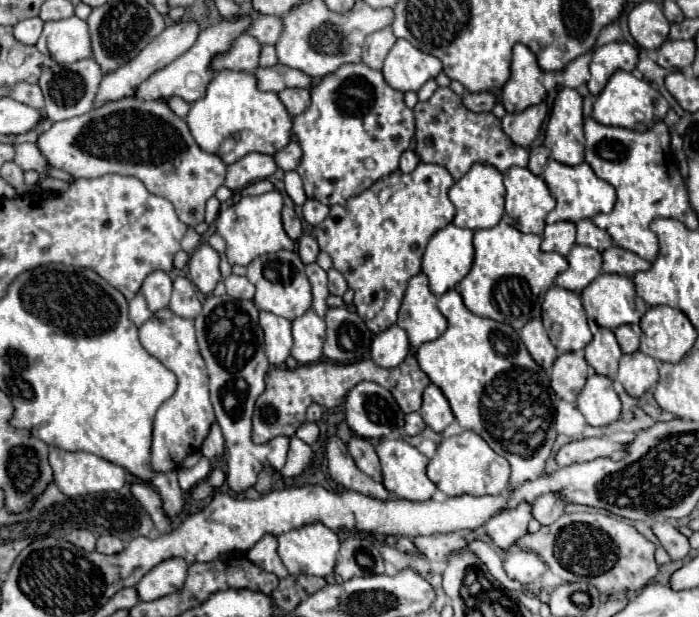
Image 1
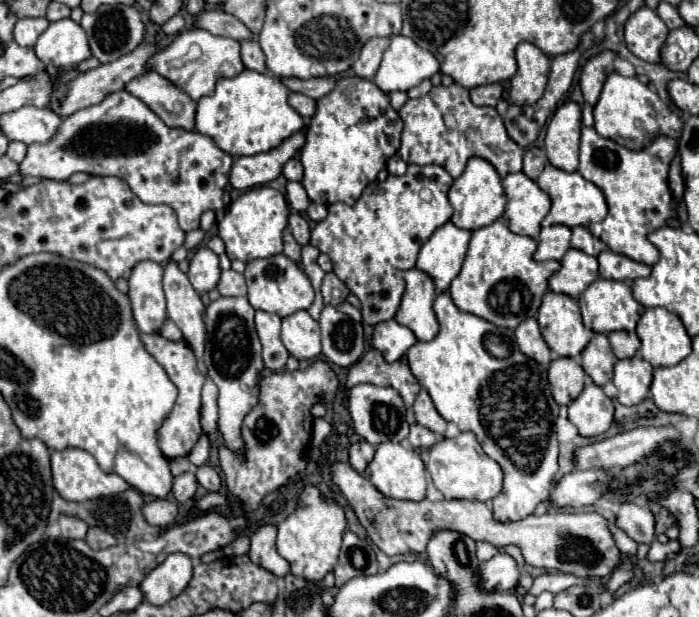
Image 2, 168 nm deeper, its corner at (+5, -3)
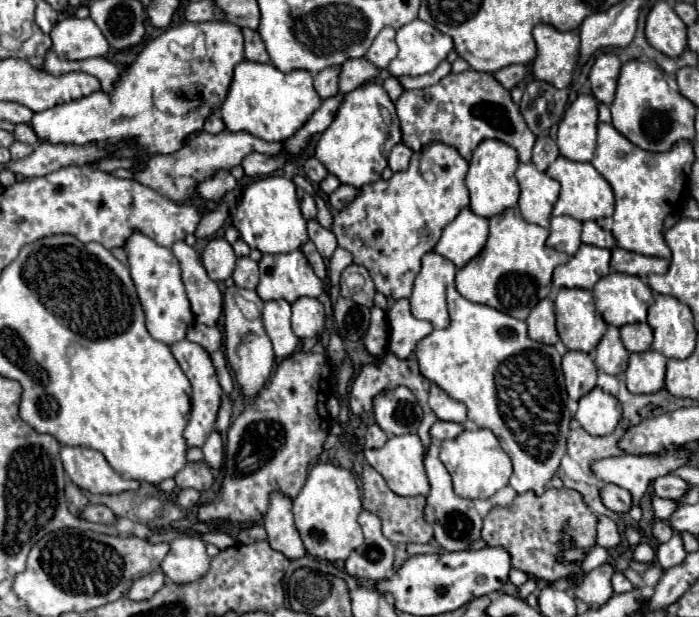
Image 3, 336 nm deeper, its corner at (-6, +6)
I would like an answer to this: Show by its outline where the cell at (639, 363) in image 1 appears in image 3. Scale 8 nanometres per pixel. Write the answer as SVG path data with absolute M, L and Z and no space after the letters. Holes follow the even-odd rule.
M640 352L630 354L628 370L626 370L626 386L634 394L652 394L664 388L666 376L666 358L656 352Z

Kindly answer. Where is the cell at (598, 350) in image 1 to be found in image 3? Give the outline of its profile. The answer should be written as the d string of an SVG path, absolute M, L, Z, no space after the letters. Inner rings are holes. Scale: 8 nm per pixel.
M608 326L604 338L596 346L596 368L606 374L622 374L628 368L628 358L630 352L624 348L618 328Z

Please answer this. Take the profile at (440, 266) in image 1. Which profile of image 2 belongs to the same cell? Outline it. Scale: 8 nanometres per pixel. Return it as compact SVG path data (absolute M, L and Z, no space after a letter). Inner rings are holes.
M449 221L441 225L421 247L417 269L433 279L437 295L445 293L449 289L449 283L461 271L469 239L471 231L459 229Z

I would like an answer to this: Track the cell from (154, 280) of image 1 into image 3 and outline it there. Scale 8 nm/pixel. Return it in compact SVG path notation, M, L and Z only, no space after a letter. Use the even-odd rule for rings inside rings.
M134 230L124 244L124 250L128 254L130 274L138 292L138 298L142 302L144 314L146 314L146 328L152 338L172 346L186 338L186 330L194 326L194 314L190 310L190 300L186 296L182 276L180 276L180 264L172 256L170 248L156 244L152 238L142 234L140 230Z

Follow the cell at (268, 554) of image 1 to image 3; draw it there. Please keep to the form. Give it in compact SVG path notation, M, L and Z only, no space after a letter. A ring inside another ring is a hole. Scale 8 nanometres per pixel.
M278 488L270 494L270 506L264 516L264 528L268 532L268 542L286 558L296 560L306 554L300 534L292 518L292 498L282 494Z

